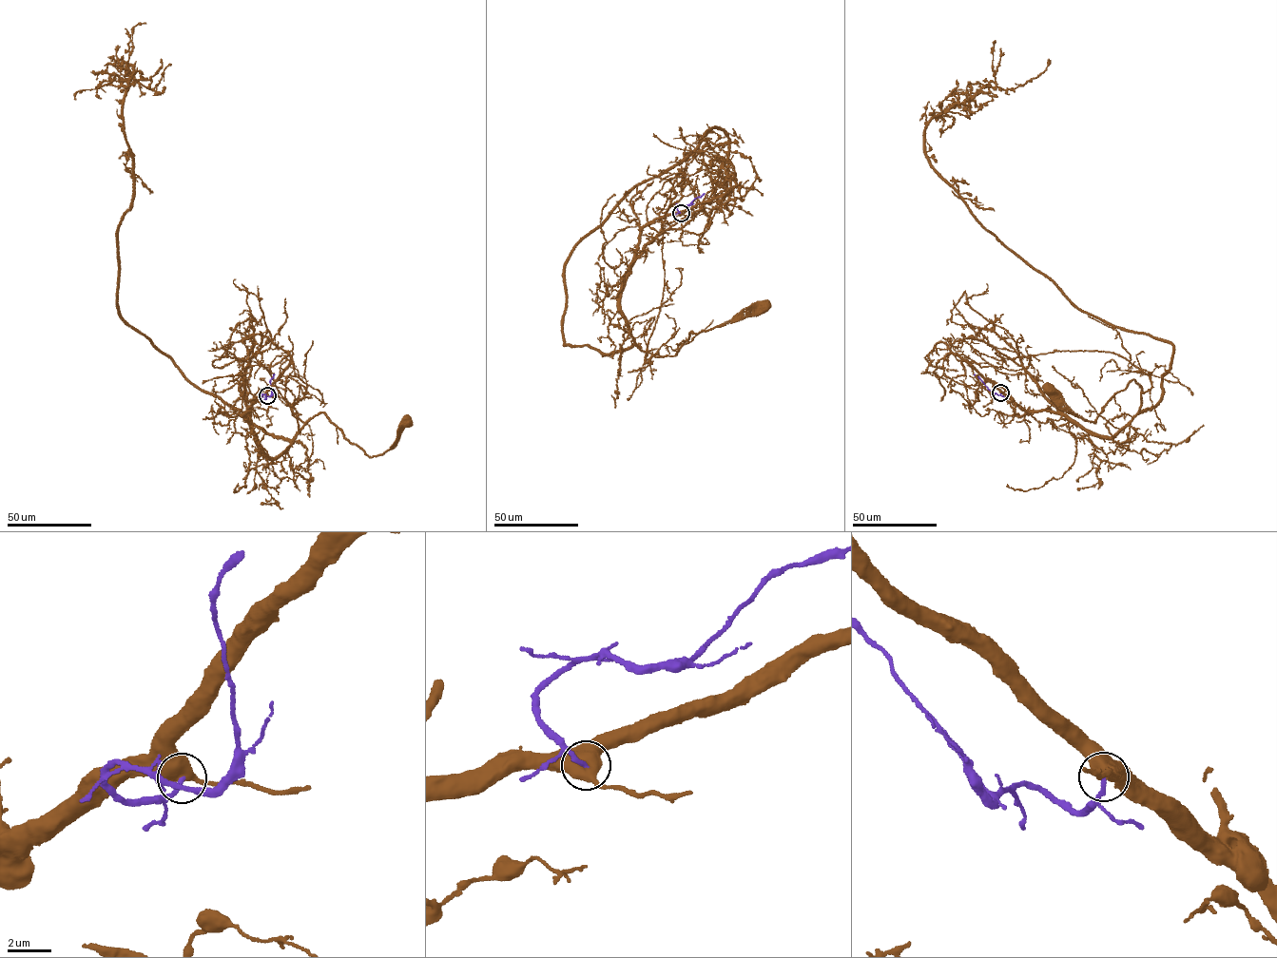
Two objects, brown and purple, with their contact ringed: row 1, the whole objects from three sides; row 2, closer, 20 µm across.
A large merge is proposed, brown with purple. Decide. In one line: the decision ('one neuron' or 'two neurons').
one neuron

